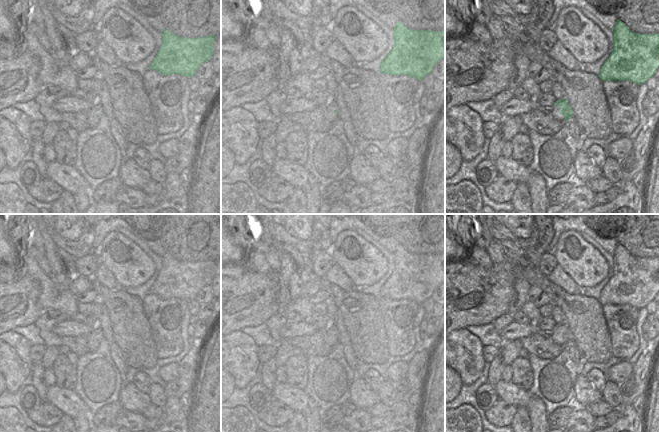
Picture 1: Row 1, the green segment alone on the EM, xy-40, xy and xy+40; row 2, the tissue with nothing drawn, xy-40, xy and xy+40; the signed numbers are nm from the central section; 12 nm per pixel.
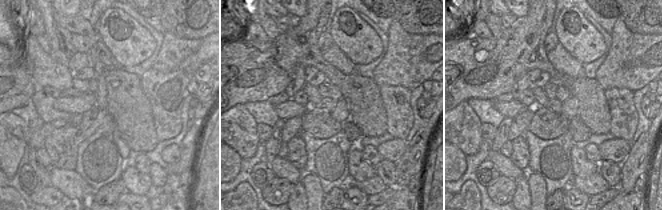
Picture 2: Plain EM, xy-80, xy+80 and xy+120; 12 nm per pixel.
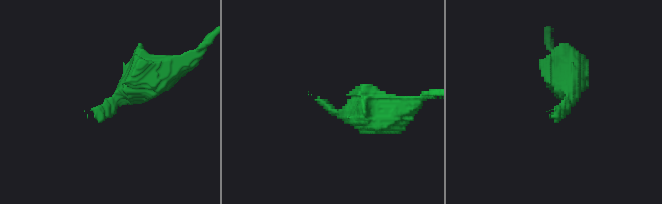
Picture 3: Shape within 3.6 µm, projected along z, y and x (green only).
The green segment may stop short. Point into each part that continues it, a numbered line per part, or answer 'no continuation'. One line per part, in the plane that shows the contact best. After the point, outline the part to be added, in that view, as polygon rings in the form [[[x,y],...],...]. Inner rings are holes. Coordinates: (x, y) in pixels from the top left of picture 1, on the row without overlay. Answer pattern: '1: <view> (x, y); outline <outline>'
no continuation

